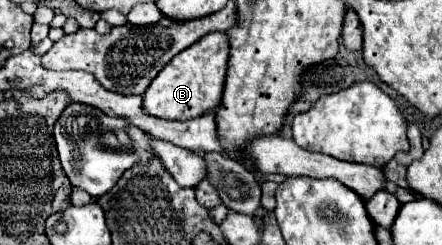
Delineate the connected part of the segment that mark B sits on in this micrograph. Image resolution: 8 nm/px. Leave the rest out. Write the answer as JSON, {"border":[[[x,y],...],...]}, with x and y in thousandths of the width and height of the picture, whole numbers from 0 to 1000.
{"border":[[[511,135],[462,143],[439,192],[403,216],[376,282],[357,298],[357,322],[339,339],[321,388],[321,445],[344,478],[385,494],[425,494],[466,453],[489,453],[507,371],[507,322],[516,282],[516,151]]]}

